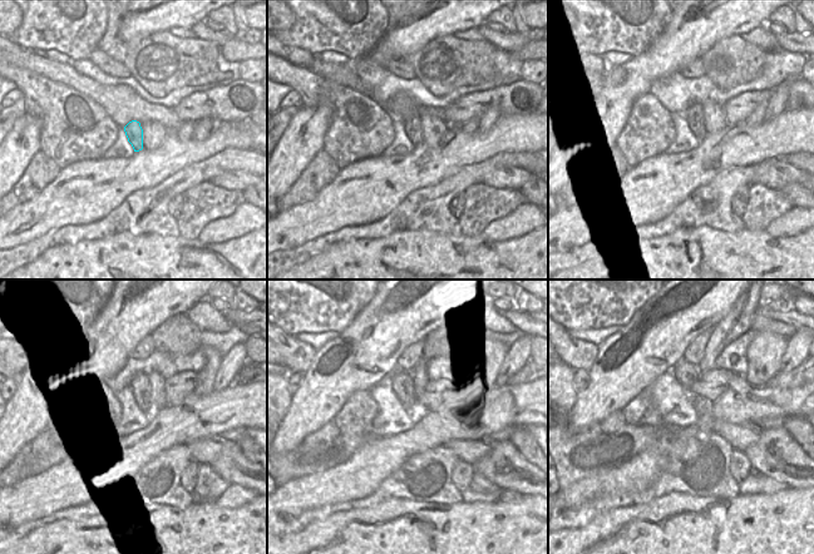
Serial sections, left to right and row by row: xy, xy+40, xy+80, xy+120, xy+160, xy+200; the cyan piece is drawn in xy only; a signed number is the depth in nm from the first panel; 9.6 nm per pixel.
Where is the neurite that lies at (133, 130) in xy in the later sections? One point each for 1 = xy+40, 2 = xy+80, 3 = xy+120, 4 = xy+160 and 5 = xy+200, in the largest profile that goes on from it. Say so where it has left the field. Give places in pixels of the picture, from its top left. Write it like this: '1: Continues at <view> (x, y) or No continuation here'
1: Continues at xy+40 (413, 125)
2: Continues at xy+80 (694, 114)
3: Continues at xy+120 (128, 397)
4: Continues at xy+160 (403, 381)
5: Continues at xy+200 (686, 374)

